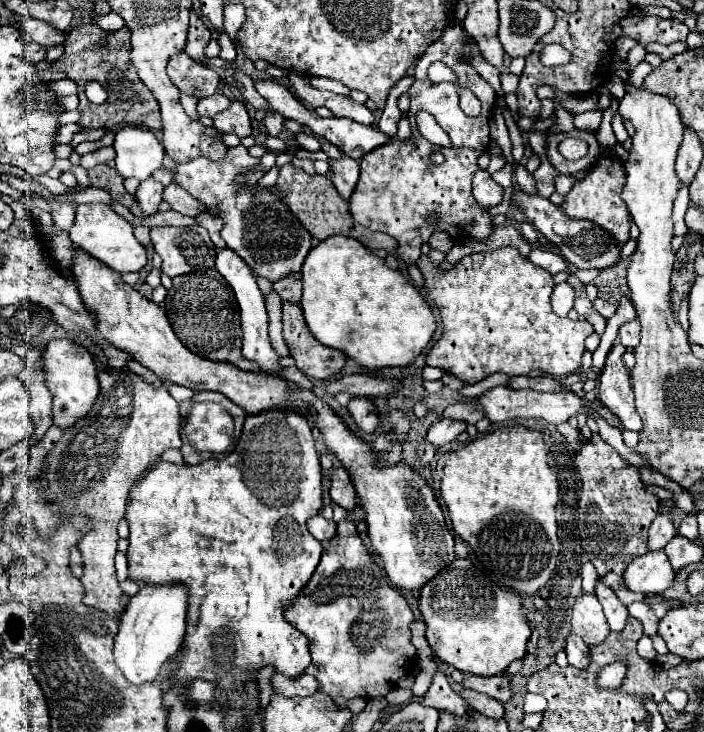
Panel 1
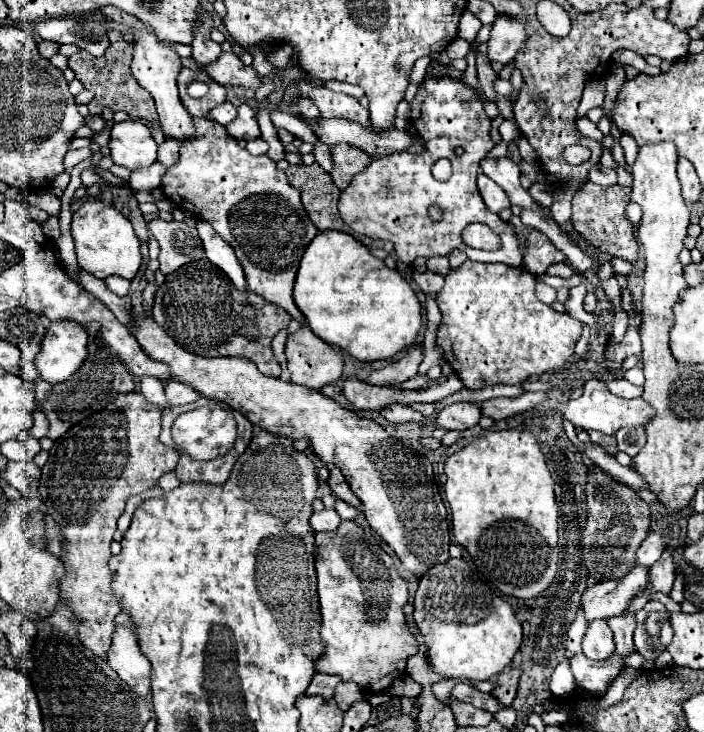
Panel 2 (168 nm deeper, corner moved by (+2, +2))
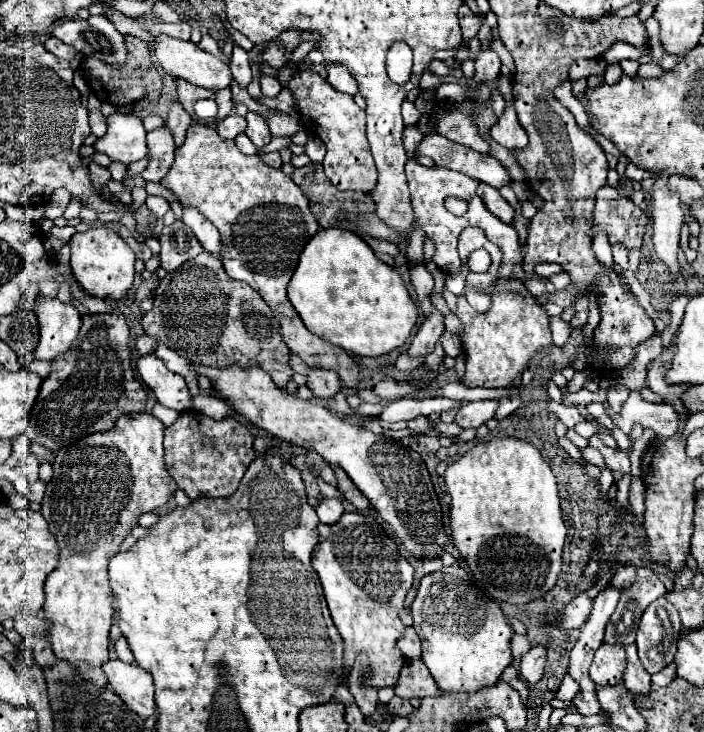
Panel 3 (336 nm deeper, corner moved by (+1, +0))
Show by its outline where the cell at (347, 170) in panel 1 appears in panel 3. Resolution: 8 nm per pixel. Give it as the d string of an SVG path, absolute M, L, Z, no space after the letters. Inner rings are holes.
M310 135L310 137L308 137L308 143L306 143L306 155L308 155L314 163L322 163L324 153L326 153L324 143L322 143L318 137Z

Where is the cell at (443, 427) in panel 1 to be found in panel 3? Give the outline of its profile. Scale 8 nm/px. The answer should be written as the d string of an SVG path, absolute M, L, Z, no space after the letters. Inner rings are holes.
M472 401L472 403L464 403L456 417L454 417L454 423L458 423L462 429L468 429L468 427L480 427L484 425L486 421L490 421L496 413L496 407L498 407L498 401Z

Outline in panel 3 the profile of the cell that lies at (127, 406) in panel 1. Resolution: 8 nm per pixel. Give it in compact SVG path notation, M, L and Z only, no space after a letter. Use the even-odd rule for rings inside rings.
M142 411L136 415L122 415L110 431L92 433L74 445L68 445L56 453L52 463L54 475L46 485L40 513L48 521L60 545L58 567L48 575L44 591L44 617L52 623L48 639L56 657L68 659L94 683L107 685L108 680L100 665L108 661L108 633L112 627L112 589L108 583L108 561L118 553L118 545L136 525L138 517L146 511L154 511L164 505L168 497L178 489L164 465L164 425L154 415Z

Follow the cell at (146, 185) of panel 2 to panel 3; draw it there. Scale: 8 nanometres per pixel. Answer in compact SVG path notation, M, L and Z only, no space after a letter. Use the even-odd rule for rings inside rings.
M166 127L148 133L148 151L148 167L144 169L142 177L146 181L160 181L170 171L174 161L172 135L168 135Z

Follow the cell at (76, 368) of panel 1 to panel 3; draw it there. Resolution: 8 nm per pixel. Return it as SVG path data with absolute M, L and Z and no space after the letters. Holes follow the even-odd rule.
M44 297L36 301L36 315L40 323L40 343L36 347L36 359L54 361L66 355L82 327L80 313L74 305L64 305L56 297Z

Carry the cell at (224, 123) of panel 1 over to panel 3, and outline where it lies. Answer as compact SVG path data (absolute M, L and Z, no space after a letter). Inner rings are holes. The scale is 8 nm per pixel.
M248 111L246 115L246 121L248 121L248 127L246 127L246 135L250 137L250 141L256 145L256 147L262 147L266 143L270 143L272 135L270 135L270 129L268 129L268 123L258 115L258 113L252 113Z

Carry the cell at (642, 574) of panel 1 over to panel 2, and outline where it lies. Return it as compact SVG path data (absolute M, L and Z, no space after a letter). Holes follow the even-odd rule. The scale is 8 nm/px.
M641 565L633 567L631 573L623 579L609 579L591 585L589 589L585 589L581 597L581 609L587 623L595 619L609 619L623 613L623 609L627 609L627 605L631 603L633 595L637 595L645 587L647 567Z

